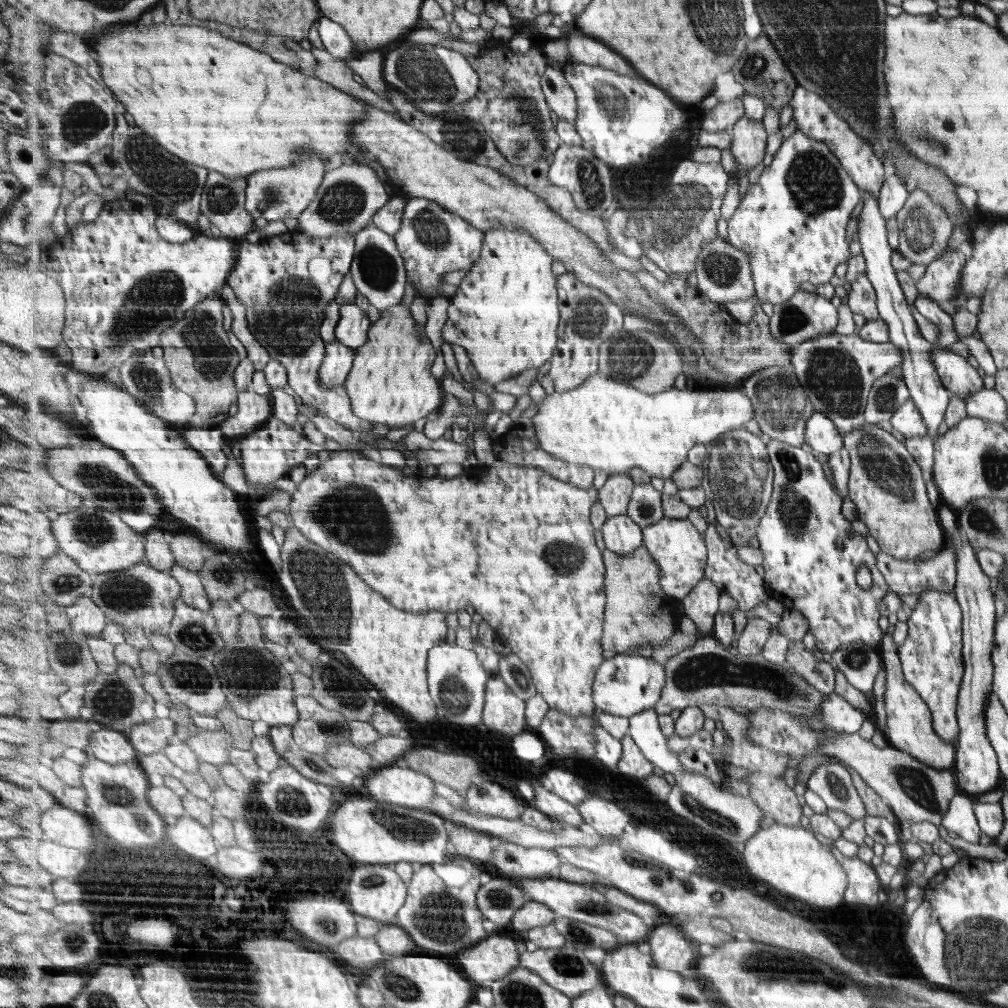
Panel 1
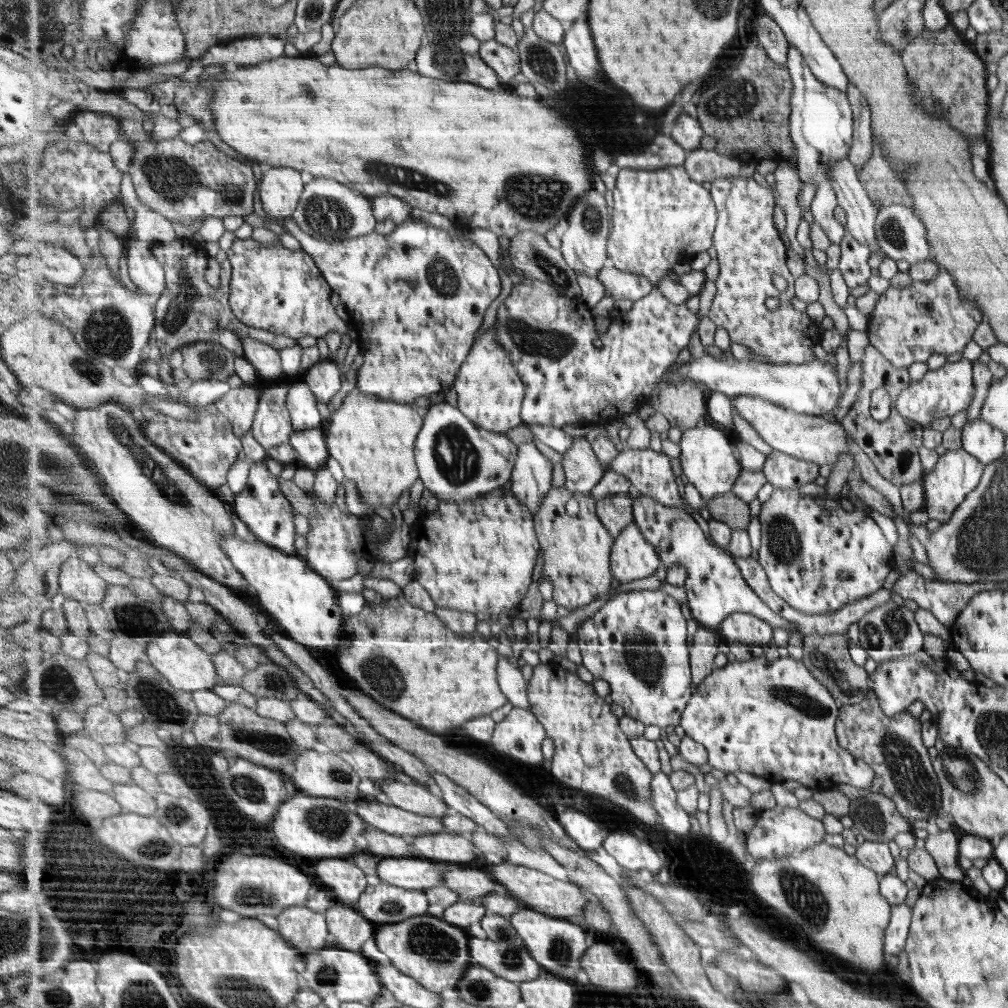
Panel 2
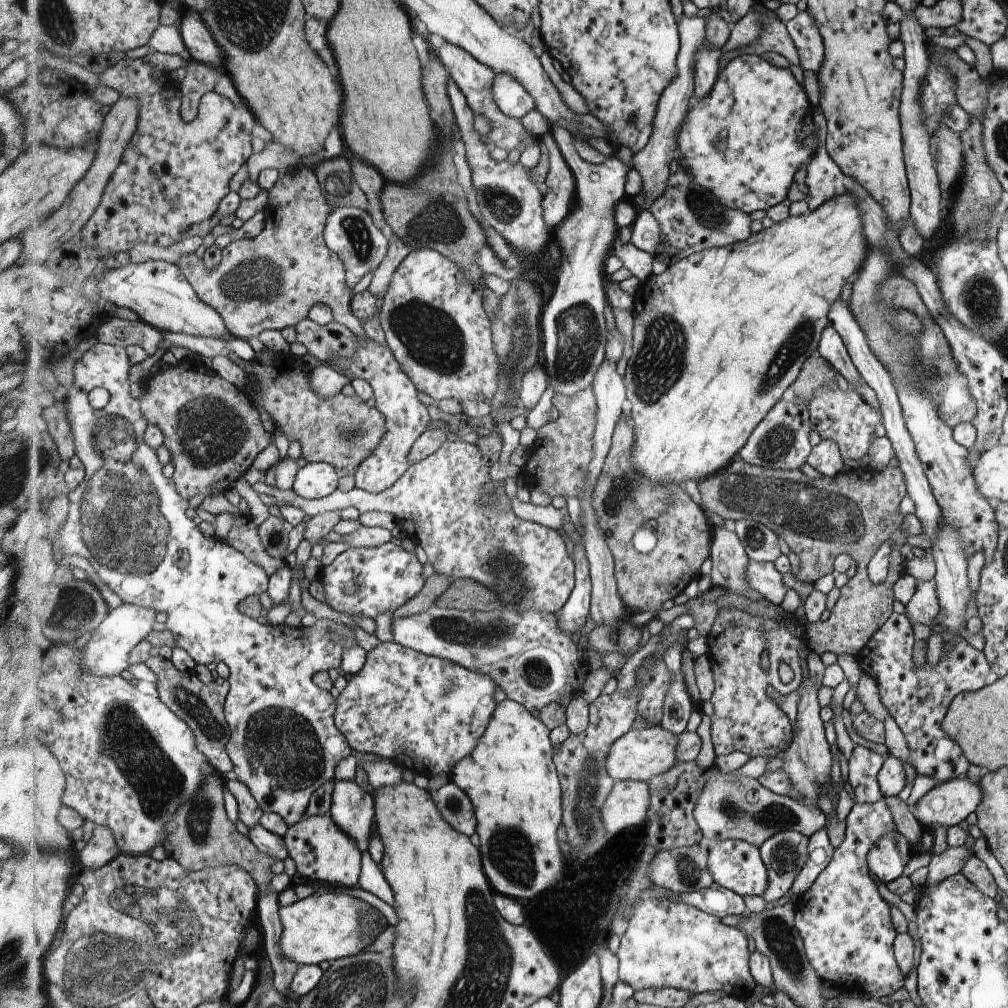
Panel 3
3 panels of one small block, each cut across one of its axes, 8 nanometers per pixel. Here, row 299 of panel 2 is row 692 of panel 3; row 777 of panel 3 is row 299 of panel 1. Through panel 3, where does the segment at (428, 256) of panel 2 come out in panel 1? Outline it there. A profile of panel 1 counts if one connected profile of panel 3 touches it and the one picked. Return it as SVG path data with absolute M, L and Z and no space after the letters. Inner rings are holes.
M411 197L406 201L401 230L394 237L405 260L409 284L419 292L422 290L427 300L431 300L452 292L443 283L445 274L475 265L481 256L485 232L433 199Z

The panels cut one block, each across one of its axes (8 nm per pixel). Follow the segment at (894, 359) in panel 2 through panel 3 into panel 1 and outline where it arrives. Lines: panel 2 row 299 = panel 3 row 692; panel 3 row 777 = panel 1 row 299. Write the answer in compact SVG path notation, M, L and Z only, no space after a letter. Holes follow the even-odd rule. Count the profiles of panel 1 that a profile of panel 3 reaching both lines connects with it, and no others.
M945 249L925 267L921 278L915 281L918 294L937 302L937 306L951 316L961 305L955 300L959 296L957 288L963 264L963 253L958 249Z

